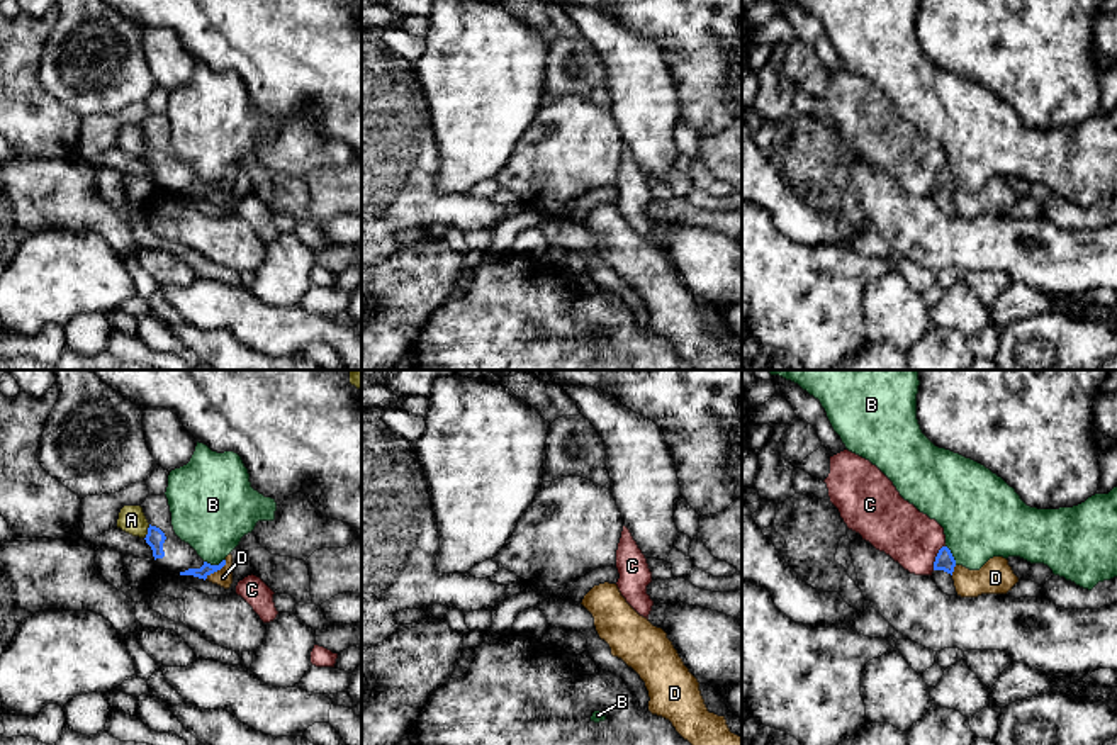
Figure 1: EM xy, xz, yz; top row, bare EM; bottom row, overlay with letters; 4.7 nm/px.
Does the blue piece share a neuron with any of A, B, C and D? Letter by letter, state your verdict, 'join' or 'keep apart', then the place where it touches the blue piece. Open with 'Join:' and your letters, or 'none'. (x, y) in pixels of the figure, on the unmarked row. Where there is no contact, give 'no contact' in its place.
Join: D
A: keep apart; contact xy (148, 151)
B: keep apart; contact xy (214, 185)
C: keep apart; contact yz (936, 177)
D: join; contact xy (216, 190)

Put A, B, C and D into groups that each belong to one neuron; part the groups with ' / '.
A / B / C / D

